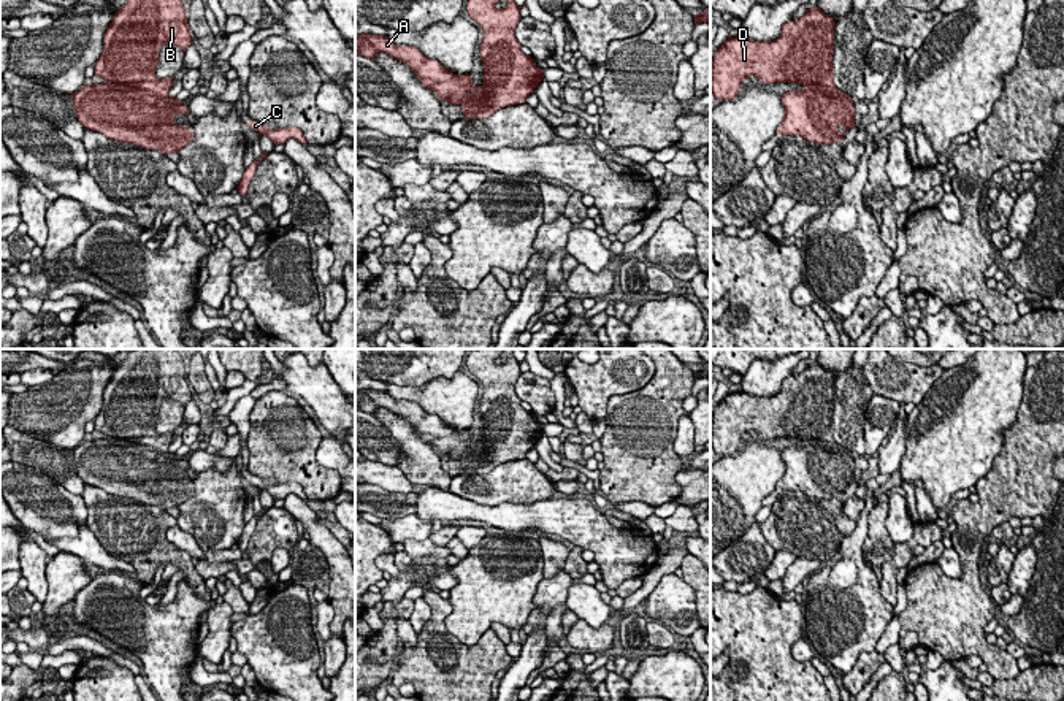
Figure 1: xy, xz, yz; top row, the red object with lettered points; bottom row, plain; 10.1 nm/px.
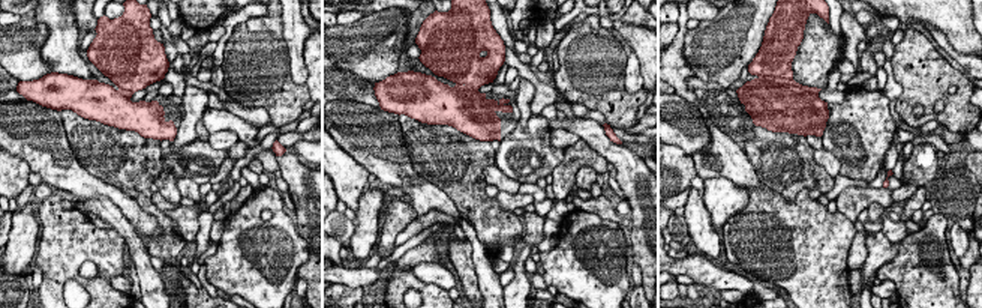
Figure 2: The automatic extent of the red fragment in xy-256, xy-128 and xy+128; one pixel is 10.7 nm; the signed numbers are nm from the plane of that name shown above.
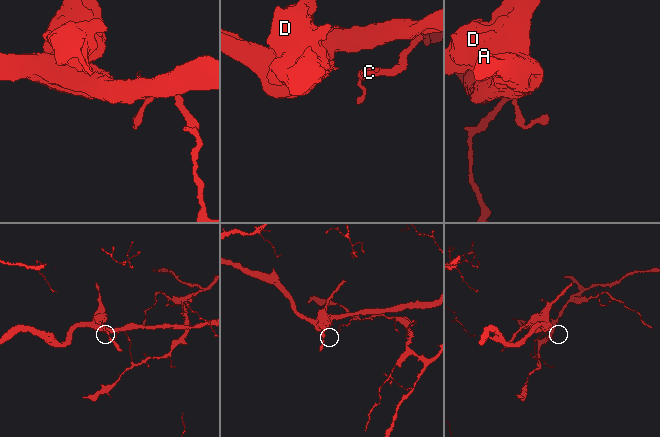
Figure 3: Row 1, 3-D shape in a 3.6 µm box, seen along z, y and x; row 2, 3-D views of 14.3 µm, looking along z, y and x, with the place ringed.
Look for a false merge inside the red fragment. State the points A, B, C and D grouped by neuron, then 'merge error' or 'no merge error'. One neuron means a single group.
groups A C / B D; merge error

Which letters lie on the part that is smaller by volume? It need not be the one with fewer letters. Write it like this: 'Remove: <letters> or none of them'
Remove: B, D

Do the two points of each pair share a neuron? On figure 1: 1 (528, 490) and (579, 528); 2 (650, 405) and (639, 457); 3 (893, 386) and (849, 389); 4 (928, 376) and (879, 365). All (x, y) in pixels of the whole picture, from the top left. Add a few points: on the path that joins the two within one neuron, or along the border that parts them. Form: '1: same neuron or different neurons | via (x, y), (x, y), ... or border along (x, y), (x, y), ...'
1: different neurons | border along (547, 498), (530, 503), (503, 503)
2: same neuron | via (649, 417), (639, 430), (639, 444)
3: different neurons | border along (861, 367), (874, 394)
4: same neuron | via (915, 376), (891, 376)

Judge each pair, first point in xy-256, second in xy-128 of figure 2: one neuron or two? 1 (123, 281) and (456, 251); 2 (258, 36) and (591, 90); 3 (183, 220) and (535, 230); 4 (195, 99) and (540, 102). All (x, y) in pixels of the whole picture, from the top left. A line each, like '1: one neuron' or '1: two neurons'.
1: two neurons
2: one neuron
3: one neuron
4: two neurons

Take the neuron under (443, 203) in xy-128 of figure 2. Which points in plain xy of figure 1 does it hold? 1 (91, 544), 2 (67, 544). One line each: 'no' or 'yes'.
1: yes
2: yes

